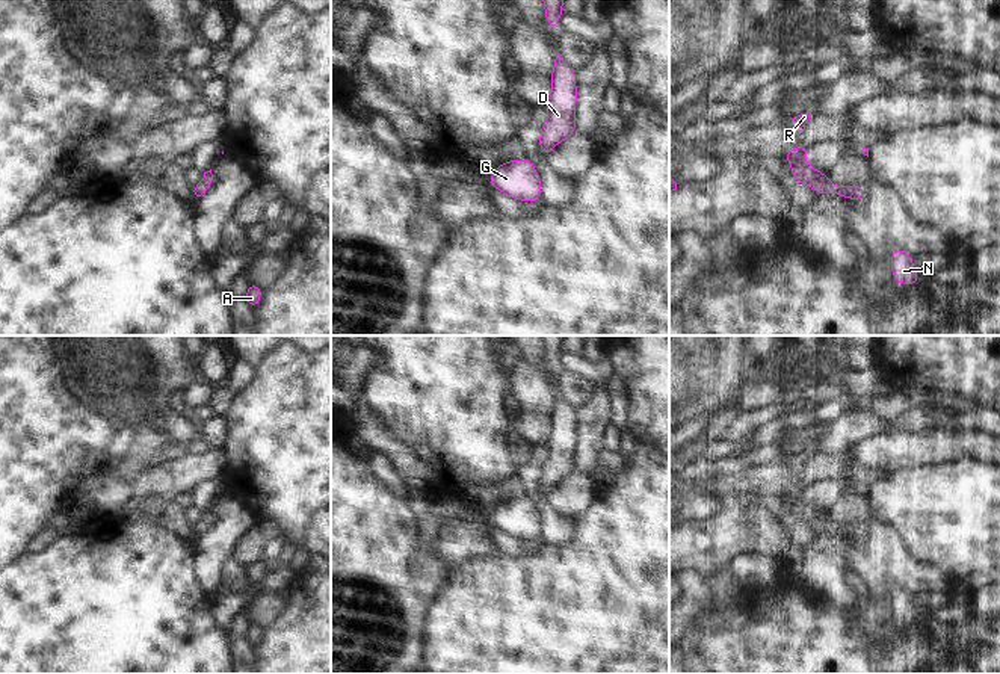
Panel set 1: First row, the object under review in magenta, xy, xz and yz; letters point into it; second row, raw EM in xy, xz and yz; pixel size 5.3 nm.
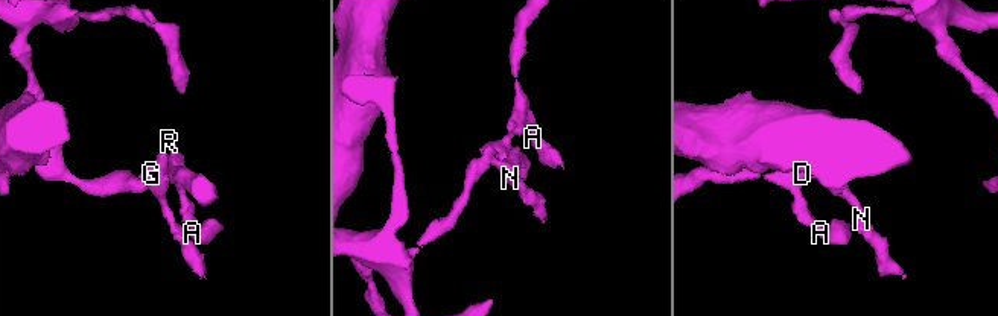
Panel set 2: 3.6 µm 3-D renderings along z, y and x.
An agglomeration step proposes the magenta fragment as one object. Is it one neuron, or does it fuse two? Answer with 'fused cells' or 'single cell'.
single cell

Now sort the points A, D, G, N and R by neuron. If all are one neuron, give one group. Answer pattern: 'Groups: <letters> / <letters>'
Groups: A D G N R.

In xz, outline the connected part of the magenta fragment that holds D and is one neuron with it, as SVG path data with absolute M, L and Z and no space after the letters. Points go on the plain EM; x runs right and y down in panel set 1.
M557 391L551 411L551 431L545 443L548 455L541 465L542 494L576 470L576 425L576 408L571 408Z

